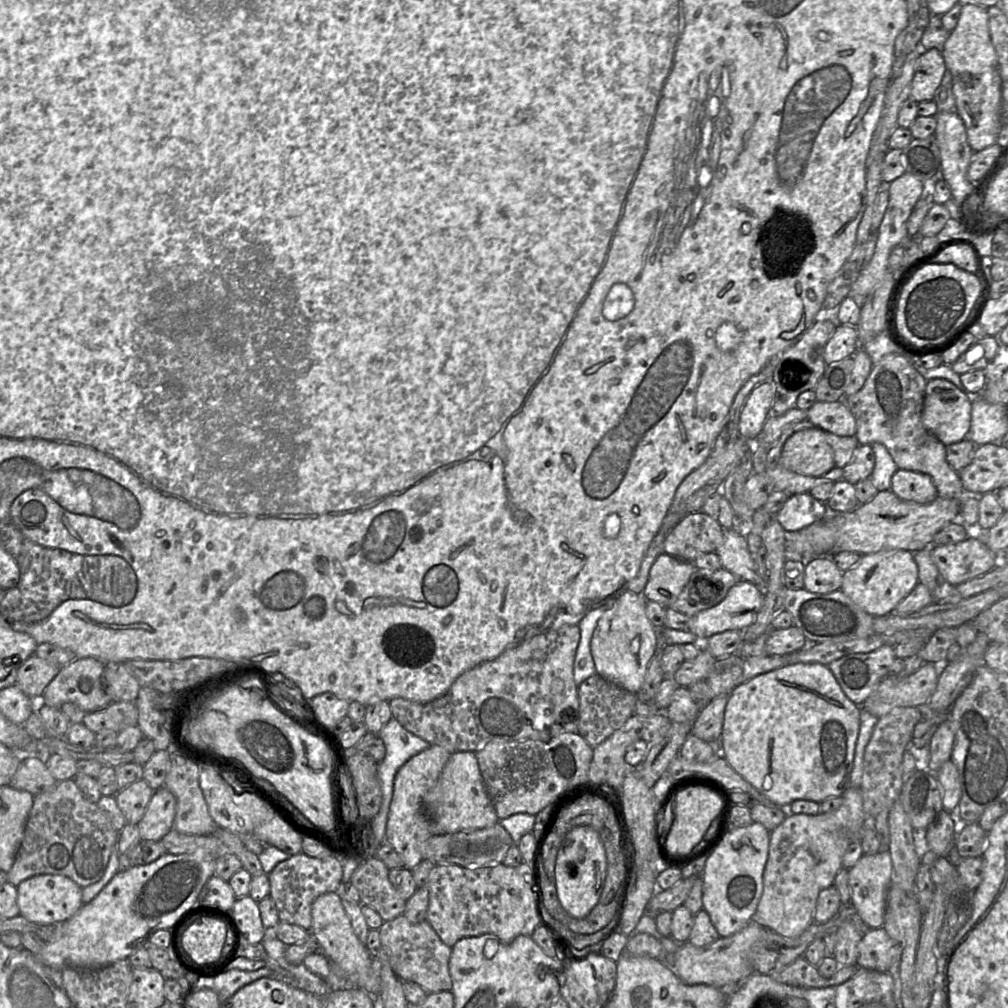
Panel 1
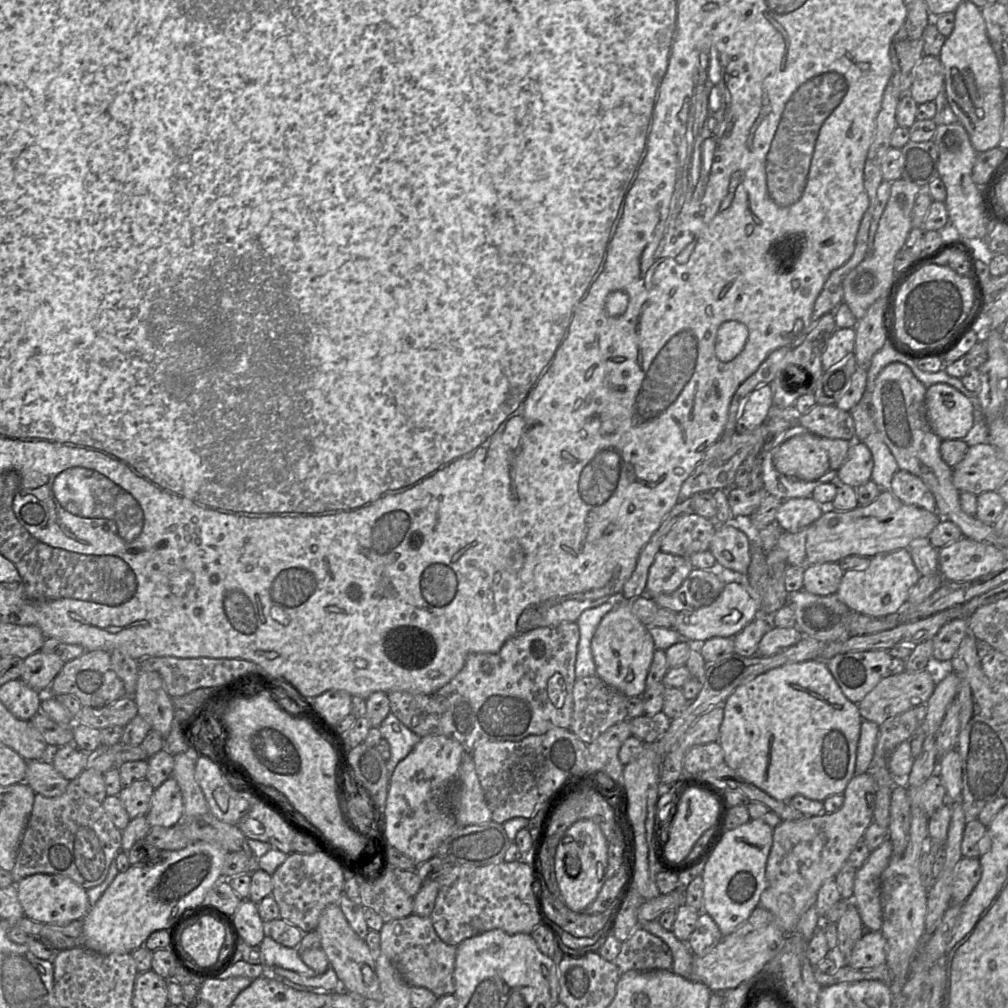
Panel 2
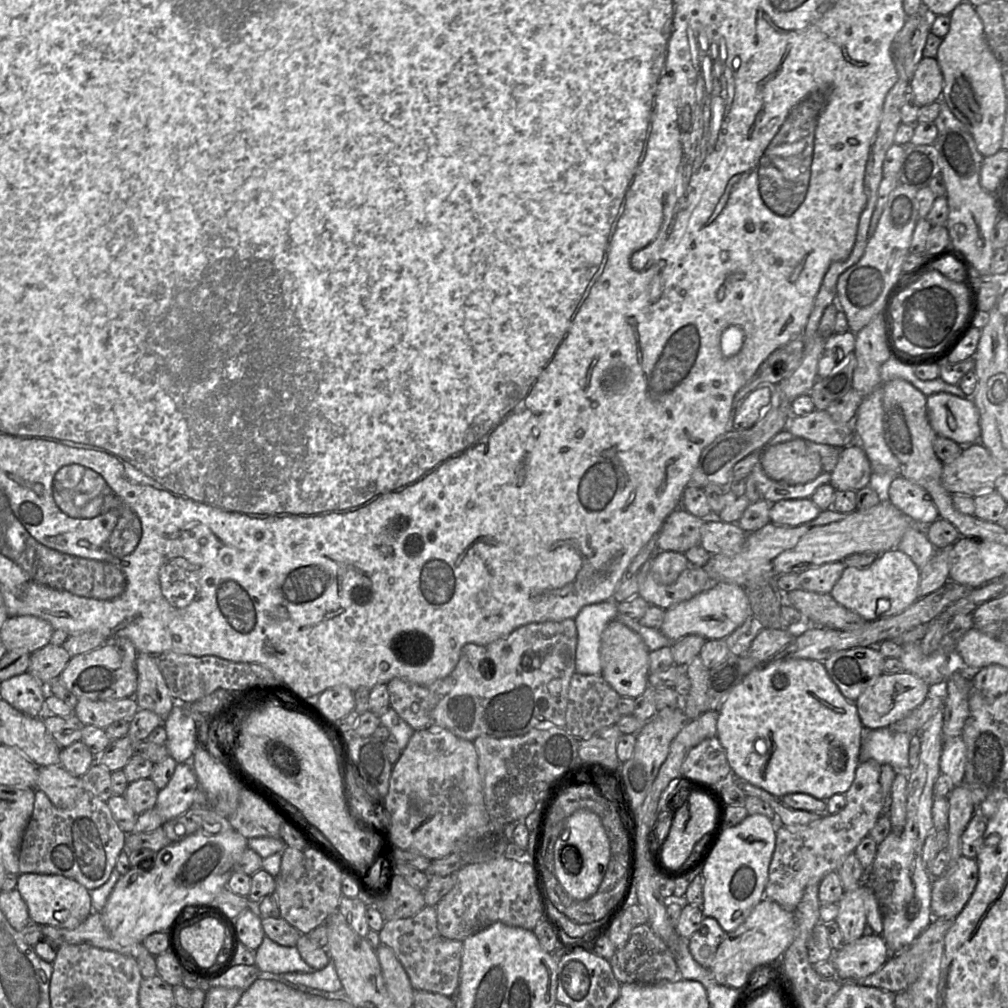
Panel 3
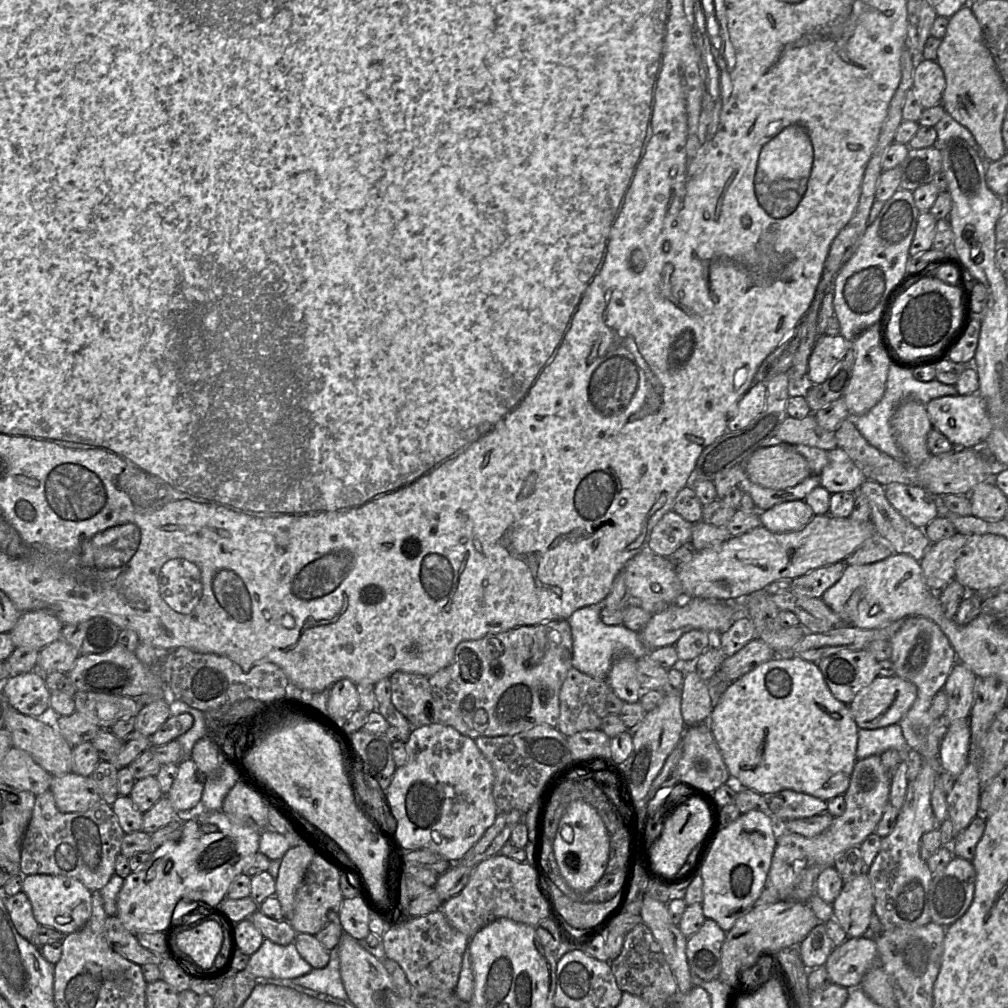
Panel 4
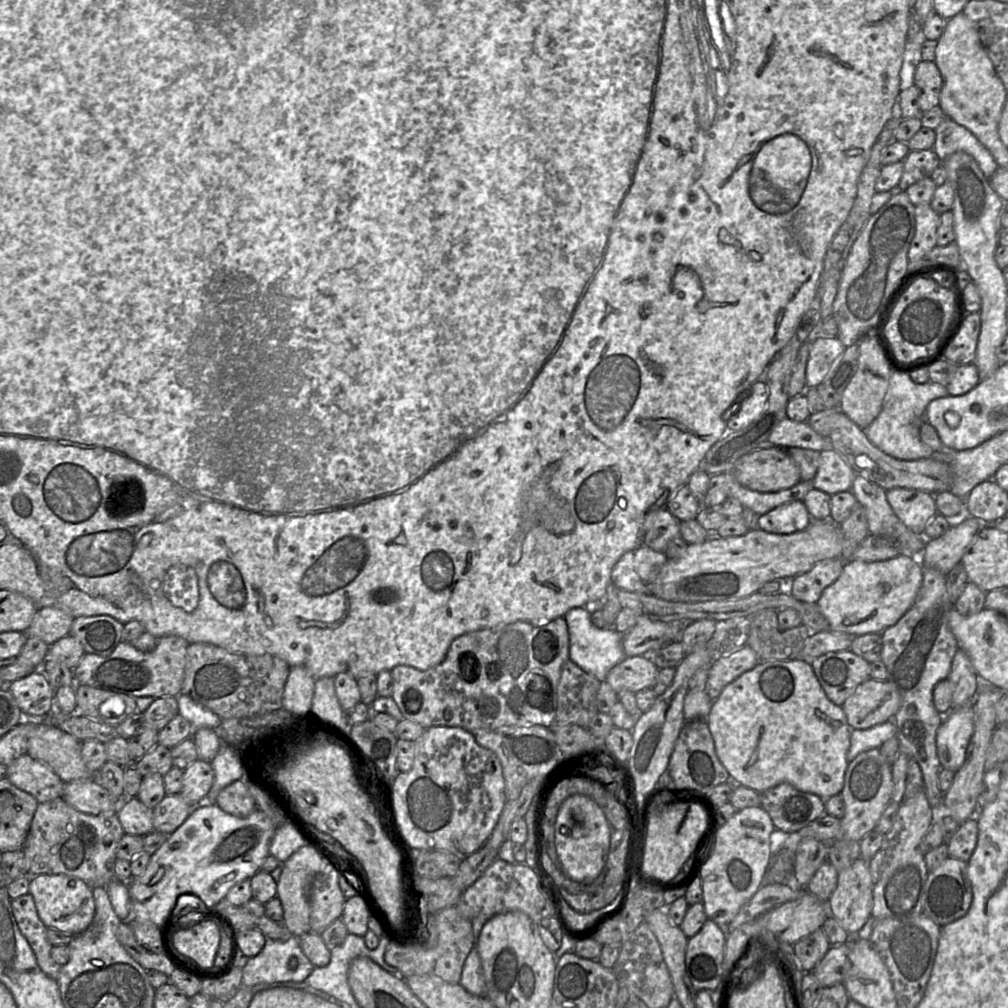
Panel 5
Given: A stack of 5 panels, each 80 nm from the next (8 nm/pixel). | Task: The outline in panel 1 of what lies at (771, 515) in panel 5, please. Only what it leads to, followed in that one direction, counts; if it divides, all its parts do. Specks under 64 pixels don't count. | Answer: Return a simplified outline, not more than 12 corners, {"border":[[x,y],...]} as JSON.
{"border":[[789,496],[776,517],[789,535],[823,520],[826,503]]}

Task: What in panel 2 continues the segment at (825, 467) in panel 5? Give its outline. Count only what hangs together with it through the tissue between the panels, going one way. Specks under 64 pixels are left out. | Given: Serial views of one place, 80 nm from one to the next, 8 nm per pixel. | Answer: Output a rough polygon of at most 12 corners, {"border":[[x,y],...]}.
{"border":[[851,442],[836,482],[857,488],[871,479],[873,458]]}

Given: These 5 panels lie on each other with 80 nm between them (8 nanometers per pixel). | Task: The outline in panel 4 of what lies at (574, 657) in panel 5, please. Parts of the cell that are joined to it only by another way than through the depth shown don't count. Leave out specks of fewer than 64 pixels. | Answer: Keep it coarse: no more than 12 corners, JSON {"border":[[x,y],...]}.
{"border":[[599,605],[568,618],[572,666],[606,680],[619,656],[652,651],[639,633],[606,625]]}

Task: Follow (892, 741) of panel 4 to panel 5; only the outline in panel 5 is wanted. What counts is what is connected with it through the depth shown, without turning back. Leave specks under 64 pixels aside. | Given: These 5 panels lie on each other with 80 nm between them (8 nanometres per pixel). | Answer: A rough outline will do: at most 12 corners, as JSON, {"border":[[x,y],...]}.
{"border":[[894,720],[853,729],[847,761],[897,734]]}

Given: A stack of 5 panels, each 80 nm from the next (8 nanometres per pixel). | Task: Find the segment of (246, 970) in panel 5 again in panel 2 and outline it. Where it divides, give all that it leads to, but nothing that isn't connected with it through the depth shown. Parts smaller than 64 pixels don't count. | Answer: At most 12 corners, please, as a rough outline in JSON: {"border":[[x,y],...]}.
{"border":[[270,936],[259,948],[265,967],[281,967],[308,977],[318,975],[297,948]]}

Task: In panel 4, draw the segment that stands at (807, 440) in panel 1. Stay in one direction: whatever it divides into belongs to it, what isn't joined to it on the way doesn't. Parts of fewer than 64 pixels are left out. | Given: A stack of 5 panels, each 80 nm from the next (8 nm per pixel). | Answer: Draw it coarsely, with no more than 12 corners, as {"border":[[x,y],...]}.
{"border":[[793,446],[757,449],[746,477],[774,490],[812,474]]}

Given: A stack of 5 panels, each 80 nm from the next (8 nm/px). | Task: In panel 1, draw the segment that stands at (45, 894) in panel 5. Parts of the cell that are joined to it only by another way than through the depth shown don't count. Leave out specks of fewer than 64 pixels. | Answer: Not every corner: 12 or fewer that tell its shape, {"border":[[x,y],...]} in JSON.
{"border":[[56,874],[17,886],[20,915],[62,922],[83,906],[82,888]]}

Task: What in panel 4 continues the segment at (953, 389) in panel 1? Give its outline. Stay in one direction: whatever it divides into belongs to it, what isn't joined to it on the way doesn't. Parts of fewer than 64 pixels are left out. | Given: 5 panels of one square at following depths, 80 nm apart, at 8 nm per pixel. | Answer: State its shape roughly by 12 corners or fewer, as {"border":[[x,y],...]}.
{"border":[[978,393],[926,404],[932,427],[955,448],[978,447],[992,430]]}

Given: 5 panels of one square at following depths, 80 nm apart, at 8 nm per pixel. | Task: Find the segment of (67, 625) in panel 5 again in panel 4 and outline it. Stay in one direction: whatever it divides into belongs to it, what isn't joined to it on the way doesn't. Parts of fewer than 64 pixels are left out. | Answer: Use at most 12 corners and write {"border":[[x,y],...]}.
{"border":[[22,612],[9,634],[15,647],[42,649],[60,639],[53,613]]}

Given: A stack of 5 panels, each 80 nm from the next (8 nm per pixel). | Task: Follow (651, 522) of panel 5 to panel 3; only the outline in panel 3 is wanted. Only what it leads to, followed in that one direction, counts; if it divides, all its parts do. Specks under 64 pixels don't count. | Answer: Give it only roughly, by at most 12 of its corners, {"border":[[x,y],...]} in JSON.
{"border":[[674,510],[656,535],[656,552],[700,546],[705,519]]}

